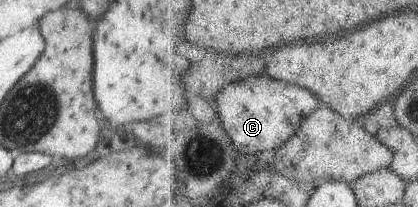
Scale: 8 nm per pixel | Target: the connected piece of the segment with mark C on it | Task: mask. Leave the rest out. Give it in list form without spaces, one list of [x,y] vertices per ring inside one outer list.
[[[268,72],[263,75],[237,80],[225,86],[216,99],[216,109],[229,137],[240,153],[261,153],[267,149],[278,150],[293,139],[306,119],[323,105],[311,89],[285,80],[275,79]]]

